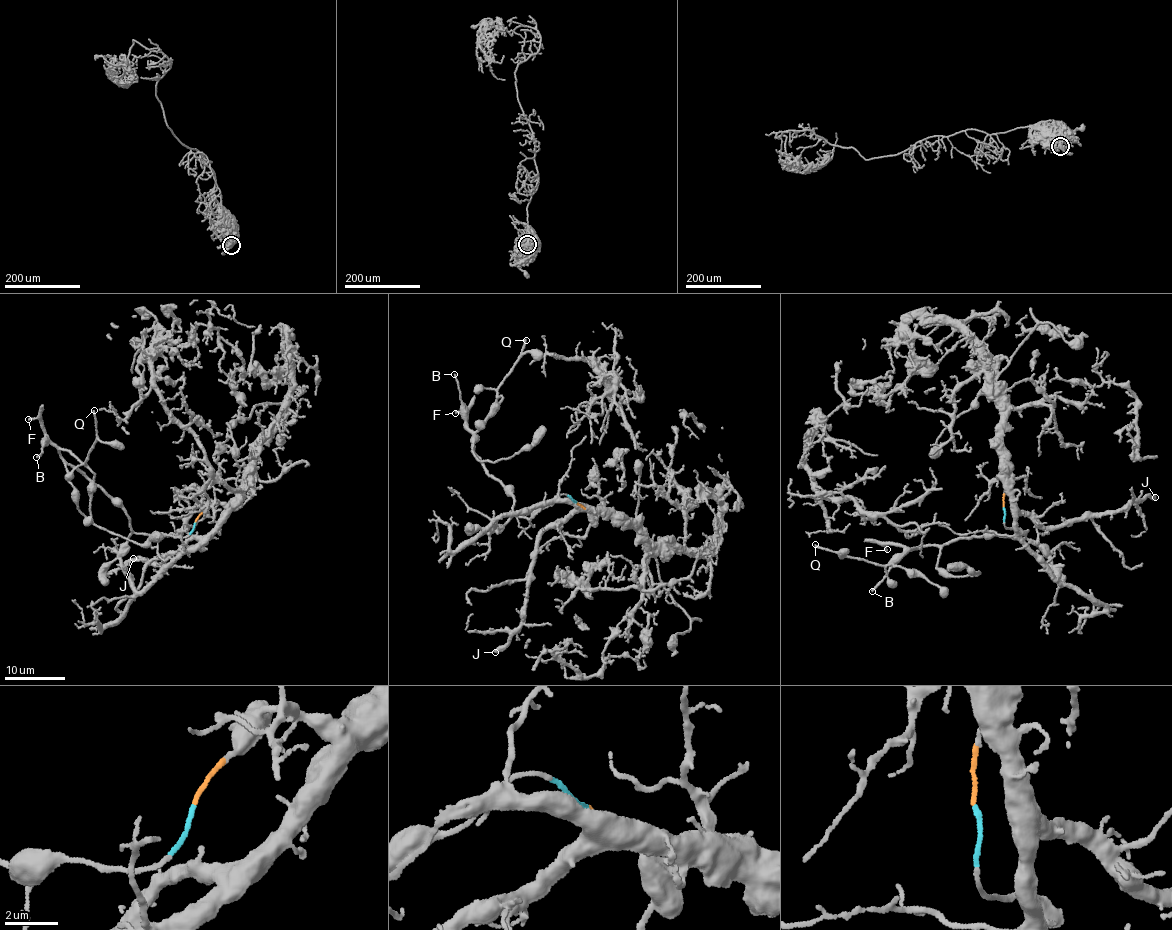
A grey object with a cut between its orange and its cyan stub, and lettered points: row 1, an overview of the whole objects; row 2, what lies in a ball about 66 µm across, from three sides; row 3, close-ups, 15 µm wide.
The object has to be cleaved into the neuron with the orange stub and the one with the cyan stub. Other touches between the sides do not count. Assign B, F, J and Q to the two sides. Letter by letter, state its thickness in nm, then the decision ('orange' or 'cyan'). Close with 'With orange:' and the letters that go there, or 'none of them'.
B: 180 nm | cyan
F: 200 nm | cyan
J: 400 nm | orange
Q: 190 nm | cyan
With orange: J

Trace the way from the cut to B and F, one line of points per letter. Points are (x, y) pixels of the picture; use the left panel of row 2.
B: (195, 523), (186, 536), (138, 534), (120, 505), (69, 464), (56, 445), (48, 440), (37, 457)
F: (195, 523), (186, 536), (175, 538), (133, 531), (120, 505), (69, 464), (44, 432), (40, 419), (28, 419)

